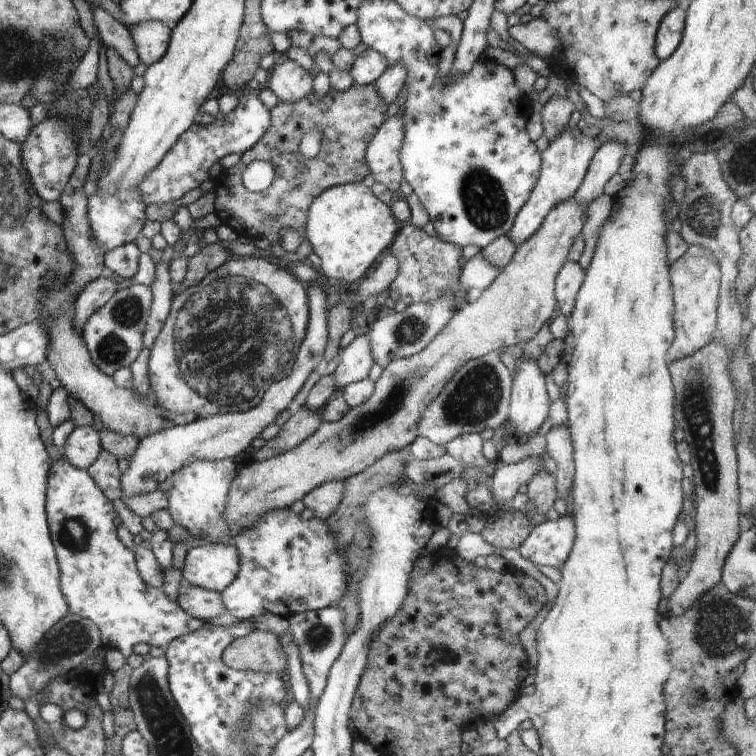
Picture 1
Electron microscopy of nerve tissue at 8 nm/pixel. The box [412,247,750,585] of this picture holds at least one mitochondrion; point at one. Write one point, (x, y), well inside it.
(698, 402)

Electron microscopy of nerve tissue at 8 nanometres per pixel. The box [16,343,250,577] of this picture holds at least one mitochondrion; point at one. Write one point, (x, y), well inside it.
(75, 534)

